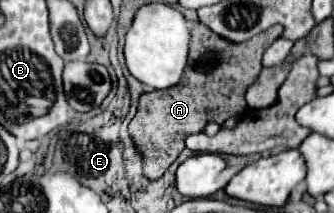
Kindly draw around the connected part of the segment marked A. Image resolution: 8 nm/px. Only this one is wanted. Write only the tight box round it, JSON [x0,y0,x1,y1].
[130,23,282,179]

